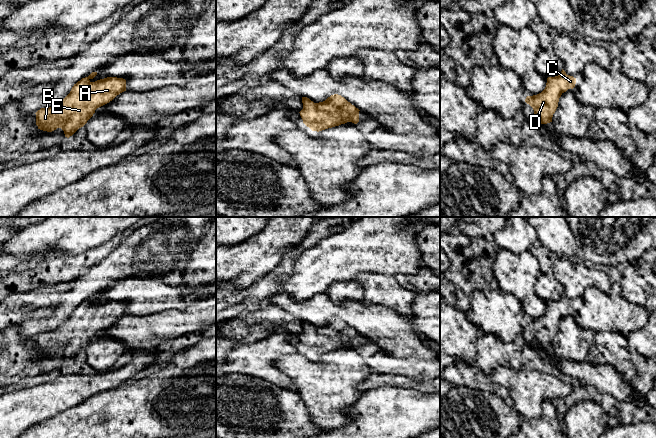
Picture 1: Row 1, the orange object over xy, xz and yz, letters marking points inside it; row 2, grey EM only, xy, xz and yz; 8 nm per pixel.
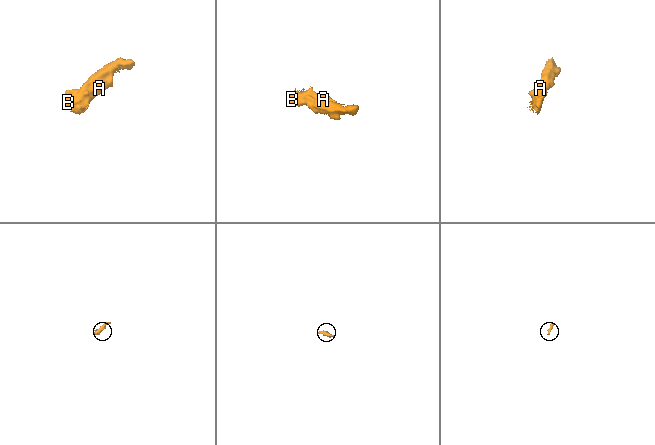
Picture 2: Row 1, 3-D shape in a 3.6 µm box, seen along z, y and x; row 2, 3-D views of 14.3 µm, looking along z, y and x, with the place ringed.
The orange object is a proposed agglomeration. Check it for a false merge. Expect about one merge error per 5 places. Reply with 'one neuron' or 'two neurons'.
one neuron

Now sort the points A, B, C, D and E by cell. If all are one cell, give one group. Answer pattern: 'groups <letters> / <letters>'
groups A B C D E

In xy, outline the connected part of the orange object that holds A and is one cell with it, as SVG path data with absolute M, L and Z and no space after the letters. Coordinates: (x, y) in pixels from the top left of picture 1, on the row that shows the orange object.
M92 72L74 84L70 93L57 105L38 110L35 113L38 129L52 132L61 128L69 138L87 123L97 108L126 91L125 79L107 77L91 82L96 75L97 72Z

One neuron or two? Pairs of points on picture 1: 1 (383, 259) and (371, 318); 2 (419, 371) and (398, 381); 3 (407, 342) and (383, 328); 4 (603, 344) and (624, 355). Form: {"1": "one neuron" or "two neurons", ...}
{"1": "two neurons", "2": "two neurons", "3": "one neuron", "4": "one neuron"}

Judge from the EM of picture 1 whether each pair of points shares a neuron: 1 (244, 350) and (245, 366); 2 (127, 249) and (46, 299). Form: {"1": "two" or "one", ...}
{"1": "one", "2": "one"}

